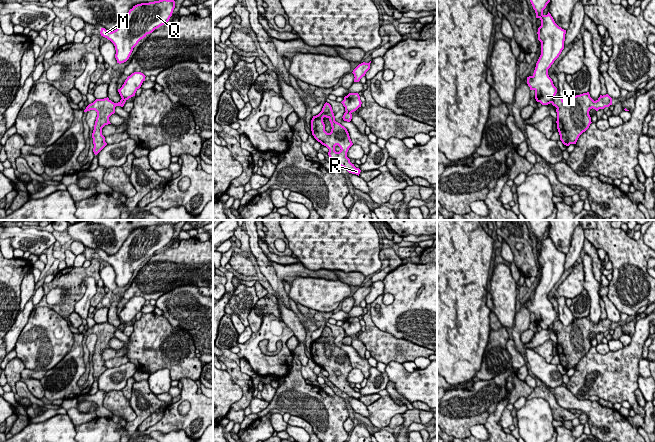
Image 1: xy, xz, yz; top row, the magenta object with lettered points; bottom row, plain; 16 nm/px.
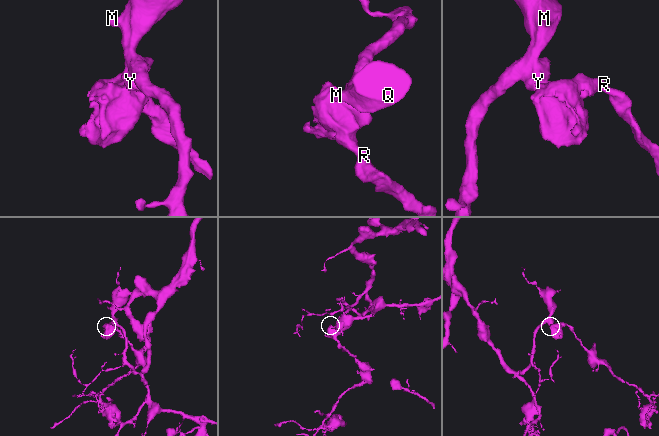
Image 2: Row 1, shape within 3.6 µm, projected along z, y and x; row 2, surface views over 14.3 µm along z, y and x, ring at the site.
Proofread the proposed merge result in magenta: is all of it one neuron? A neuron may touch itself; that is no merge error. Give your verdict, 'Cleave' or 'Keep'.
Cleave

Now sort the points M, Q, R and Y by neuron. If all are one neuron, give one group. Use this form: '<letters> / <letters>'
M Q Y / R

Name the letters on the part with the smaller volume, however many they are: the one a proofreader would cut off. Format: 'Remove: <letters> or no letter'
Remove: R

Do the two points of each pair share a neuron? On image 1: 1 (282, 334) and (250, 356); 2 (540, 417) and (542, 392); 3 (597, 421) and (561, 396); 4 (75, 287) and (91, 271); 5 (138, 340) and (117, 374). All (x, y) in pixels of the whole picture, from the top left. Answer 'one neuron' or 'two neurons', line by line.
1: one neuron
2: two neurons
3: one neuron
4: one neuron
5: two neurons

